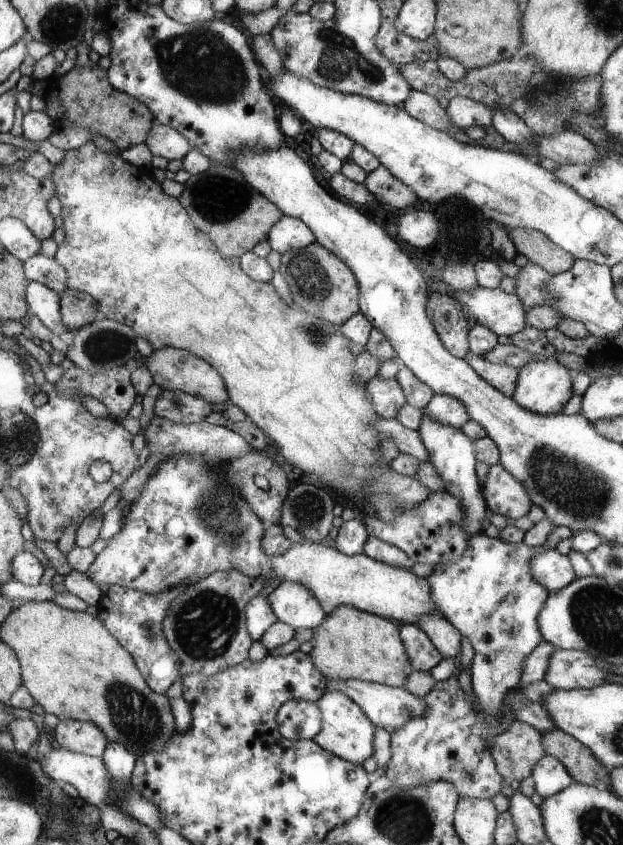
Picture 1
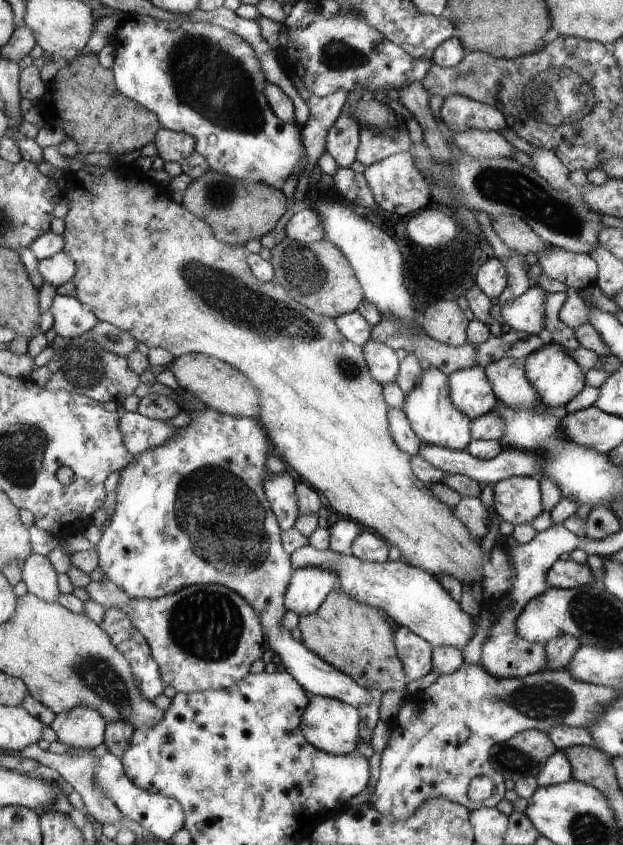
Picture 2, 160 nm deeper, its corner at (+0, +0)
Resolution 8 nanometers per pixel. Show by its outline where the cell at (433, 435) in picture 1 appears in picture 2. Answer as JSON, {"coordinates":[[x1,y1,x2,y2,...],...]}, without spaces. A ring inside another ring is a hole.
{"coordinates":[[424,367,420,385,405,394,403,410,413,429,428,445,449,449,466,449,472,441,472,420,464,414,449,397,449,375,436,367]]}

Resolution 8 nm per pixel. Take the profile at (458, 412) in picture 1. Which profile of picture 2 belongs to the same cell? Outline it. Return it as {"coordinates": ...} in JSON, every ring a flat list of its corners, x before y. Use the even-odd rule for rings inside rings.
{"coordinates":[[480,365,449,374,449,397,471,420,494,410,498,402,493,383]]}

